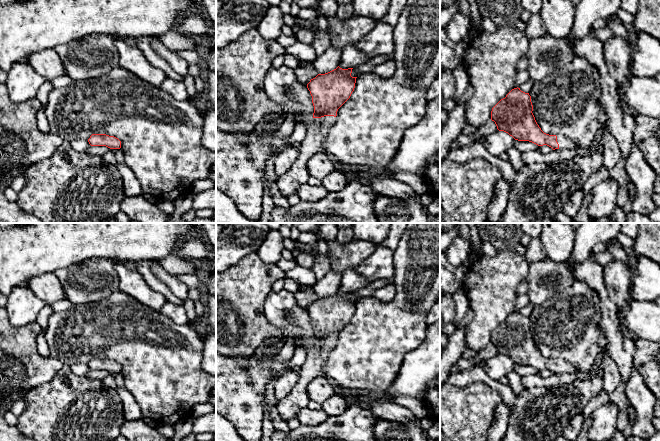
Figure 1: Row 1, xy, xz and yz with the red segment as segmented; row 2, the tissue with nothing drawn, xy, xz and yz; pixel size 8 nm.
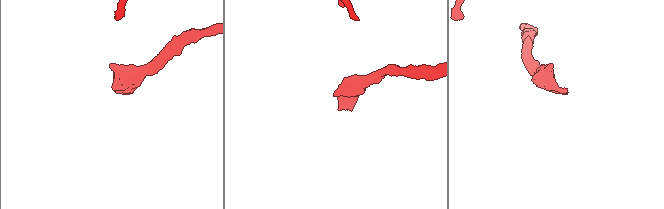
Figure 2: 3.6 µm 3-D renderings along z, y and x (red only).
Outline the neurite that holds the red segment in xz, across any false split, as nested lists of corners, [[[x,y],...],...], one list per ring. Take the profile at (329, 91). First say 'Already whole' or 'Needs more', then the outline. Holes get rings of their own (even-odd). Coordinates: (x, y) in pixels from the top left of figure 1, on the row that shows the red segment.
Needs more. [[[338,66],[328,73],[318,74],[307,84],[314,106],[313,118],[301,142],[298,158],[290,170],[276,180],[282,196],[296,194],[298,188],[307,183],[310,176],[307,169],[309,158],[315,153],[323,152],[323,140],[330,124],[335,120],[338,109],[354,91],[357,77],[351,76],[352,69]]]

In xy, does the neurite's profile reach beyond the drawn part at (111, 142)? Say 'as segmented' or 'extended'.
as segmented

